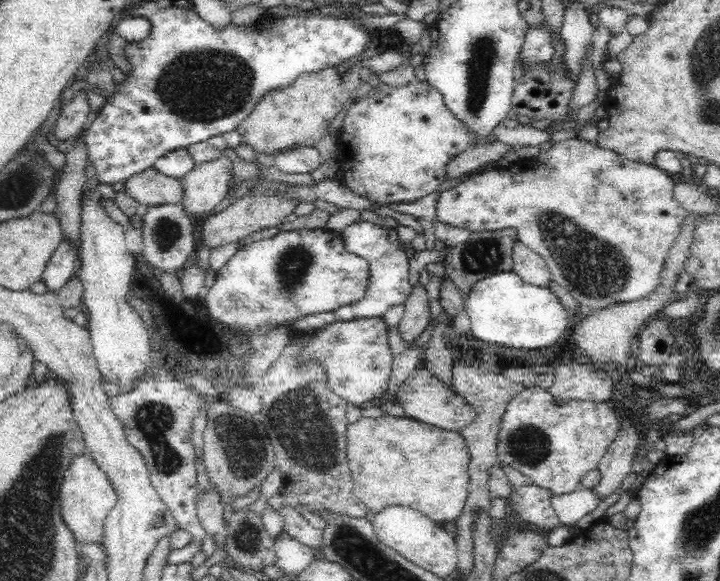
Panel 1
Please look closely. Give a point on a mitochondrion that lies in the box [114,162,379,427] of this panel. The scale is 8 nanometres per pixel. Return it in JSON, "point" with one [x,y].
{"point":[293,264]}

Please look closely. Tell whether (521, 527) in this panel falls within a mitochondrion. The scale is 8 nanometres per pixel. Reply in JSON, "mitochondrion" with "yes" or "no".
{"mitochondrion":"no"}

